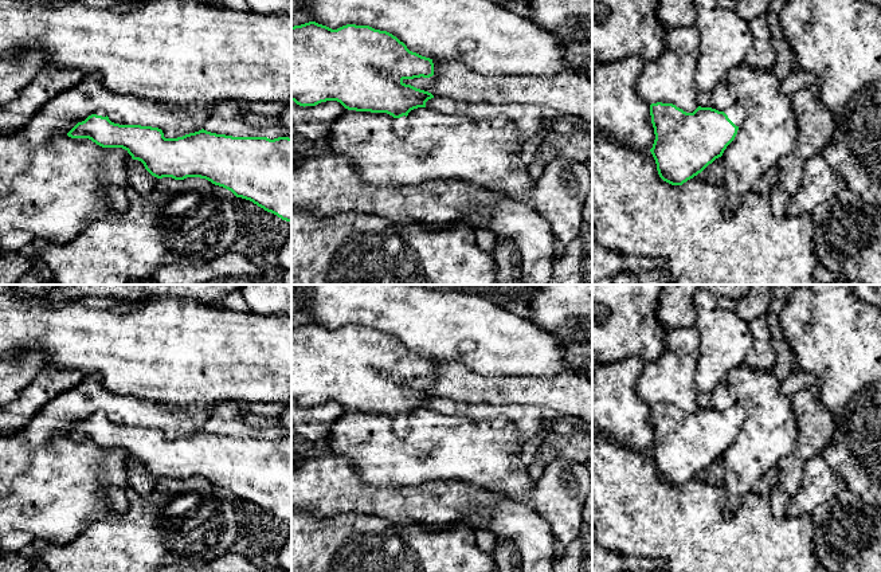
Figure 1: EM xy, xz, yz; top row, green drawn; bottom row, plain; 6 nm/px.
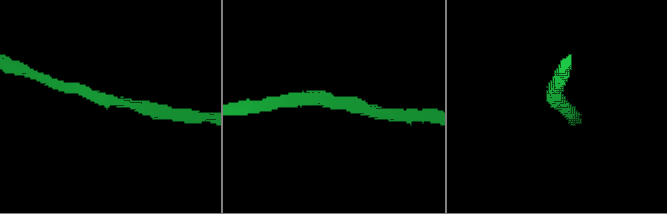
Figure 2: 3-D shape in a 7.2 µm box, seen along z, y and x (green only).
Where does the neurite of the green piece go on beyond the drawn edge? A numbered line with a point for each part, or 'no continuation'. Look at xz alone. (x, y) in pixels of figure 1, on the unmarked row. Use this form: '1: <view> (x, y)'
1: xz (400, 424)

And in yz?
1: yz (736, 415)

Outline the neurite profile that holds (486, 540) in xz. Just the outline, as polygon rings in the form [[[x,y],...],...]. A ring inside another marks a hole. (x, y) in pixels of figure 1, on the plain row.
[[[478,530],[475,532],[475,538],[477,538],[477,545],[478,548],[485,552],[492,555],[494,548],[496,548],[496,542],[497,542],[497,536],[489,530]]]

